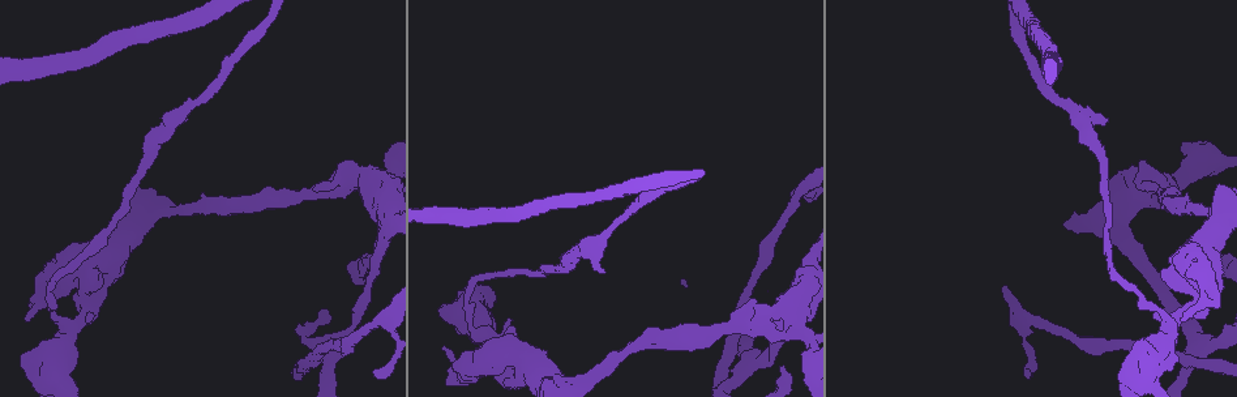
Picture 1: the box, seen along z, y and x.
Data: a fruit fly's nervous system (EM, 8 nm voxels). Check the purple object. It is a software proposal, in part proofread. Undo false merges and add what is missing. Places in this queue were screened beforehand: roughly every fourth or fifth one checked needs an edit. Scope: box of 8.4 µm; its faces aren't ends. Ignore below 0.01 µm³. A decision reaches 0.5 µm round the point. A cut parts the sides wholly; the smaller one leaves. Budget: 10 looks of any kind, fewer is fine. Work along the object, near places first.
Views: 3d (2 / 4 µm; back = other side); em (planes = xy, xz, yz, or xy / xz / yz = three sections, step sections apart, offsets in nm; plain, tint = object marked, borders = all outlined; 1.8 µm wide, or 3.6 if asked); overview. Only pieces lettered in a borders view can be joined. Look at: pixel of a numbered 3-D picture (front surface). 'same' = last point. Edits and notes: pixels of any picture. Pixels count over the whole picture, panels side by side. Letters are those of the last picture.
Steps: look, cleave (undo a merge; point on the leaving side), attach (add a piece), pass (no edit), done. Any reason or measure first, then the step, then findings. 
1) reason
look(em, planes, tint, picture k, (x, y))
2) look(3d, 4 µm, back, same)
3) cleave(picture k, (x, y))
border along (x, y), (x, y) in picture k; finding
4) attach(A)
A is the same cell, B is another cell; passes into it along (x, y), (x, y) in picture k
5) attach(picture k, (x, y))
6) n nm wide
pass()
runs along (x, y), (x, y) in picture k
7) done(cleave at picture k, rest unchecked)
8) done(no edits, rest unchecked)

thick turns thin
look(3d, 4 µm, picture 1, (529, 370))

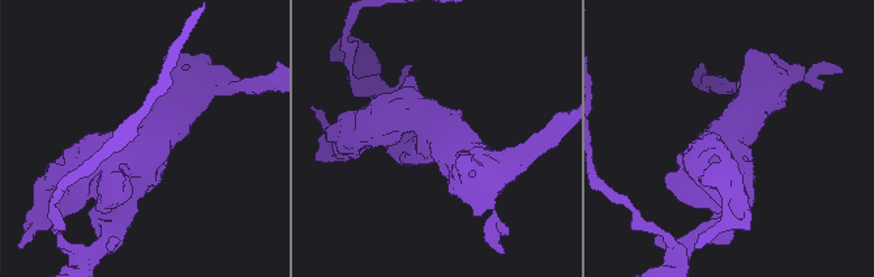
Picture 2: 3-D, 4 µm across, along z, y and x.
arms of 300, 550 nm
look(em, 3.6 µm, planes, borders, picture 2, (145, 148))

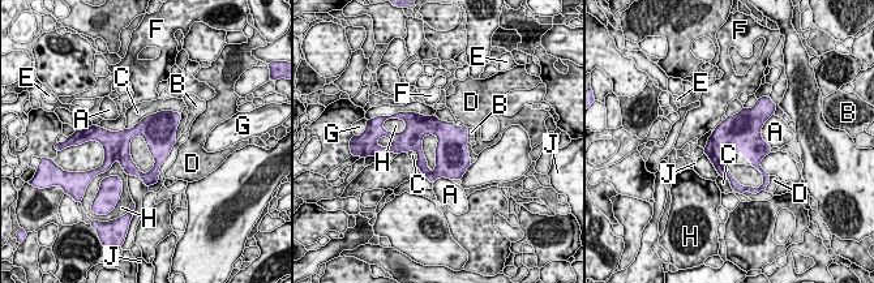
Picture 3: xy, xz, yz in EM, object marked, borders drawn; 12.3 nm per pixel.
C touches over 700 nm
pass()
A, B, C, D, E, F, G, H and J are other cells; border along (180, 112), (157, 111), (125, 129) in picture 3; continuous, no second cell

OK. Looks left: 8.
an open end
look(em, planes, borders, picture 1, (1107, 121))

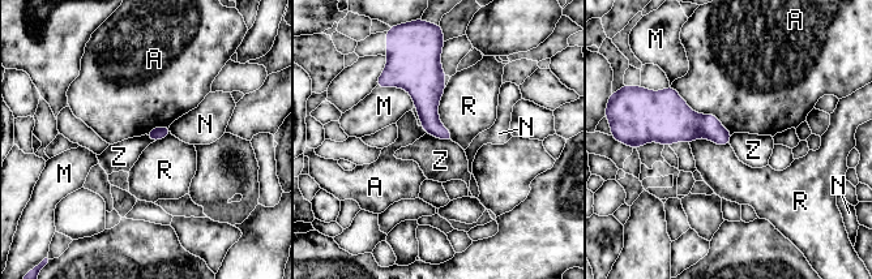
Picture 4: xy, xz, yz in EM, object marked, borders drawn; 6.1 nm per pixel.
pass()
A, M, N, R and Z are other cells; border along (426, 132), (451, 141) in picture 4; no lettered piece goes on from it

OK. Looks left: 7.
look(em, planes, borders, picture 1, (325, 360))

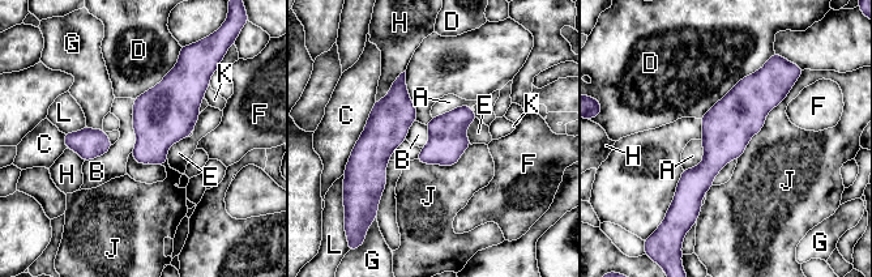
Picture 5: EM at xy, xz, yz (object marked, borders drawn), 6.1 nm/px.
pass()
A, B, C, D, E, F, G, H, J, K and L are other cells; all the same cell

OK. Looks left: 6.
branch stops here
look(3d, 2 µm, picture 1, (781, 368))

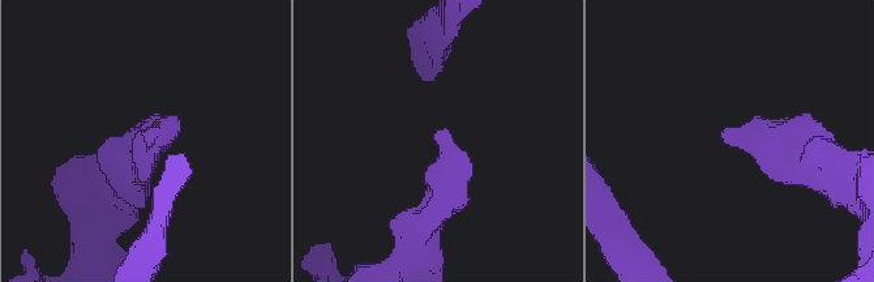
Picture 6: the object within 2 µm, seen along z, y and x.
now the EM
look(em, xz, step 16, plain, picture 6, (722, 133))

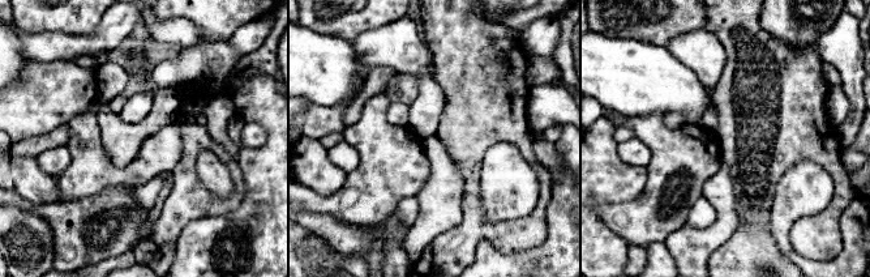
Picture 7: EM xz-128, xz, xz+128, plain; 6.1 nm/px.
look(em, xz, step 16, borders, same)

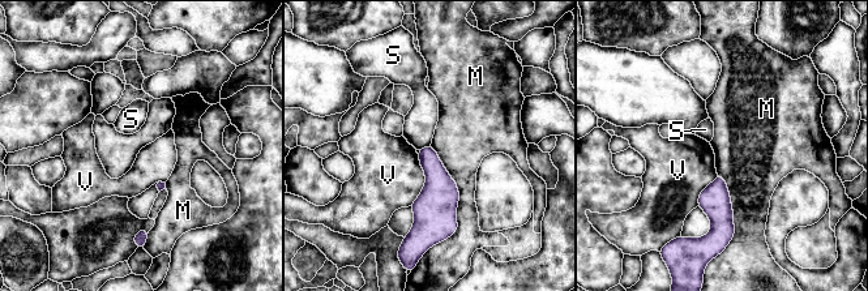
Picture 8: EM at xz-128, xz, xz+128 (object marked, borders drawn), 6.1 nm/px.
pass()
M, S and V are other cells; border along (430, 144), (419, 150) in picture 8; none of them fits

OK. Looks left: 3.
done(no edits, rest unchecked)

